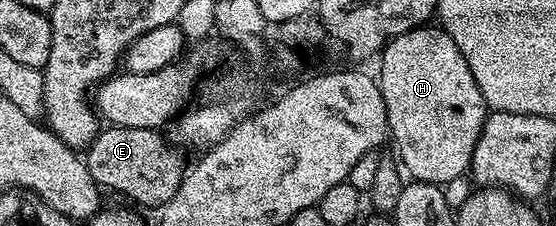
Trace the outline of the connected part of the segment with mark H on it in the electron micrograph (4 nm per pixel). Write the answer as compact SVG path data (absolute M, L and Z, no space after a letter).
M426 24L392 38L379 61L379 85L387 108L389 134L397 145L404 173L419 182L455 181L472 167L475 144L487 117L483 92L475 84L463 52L445 30Z

